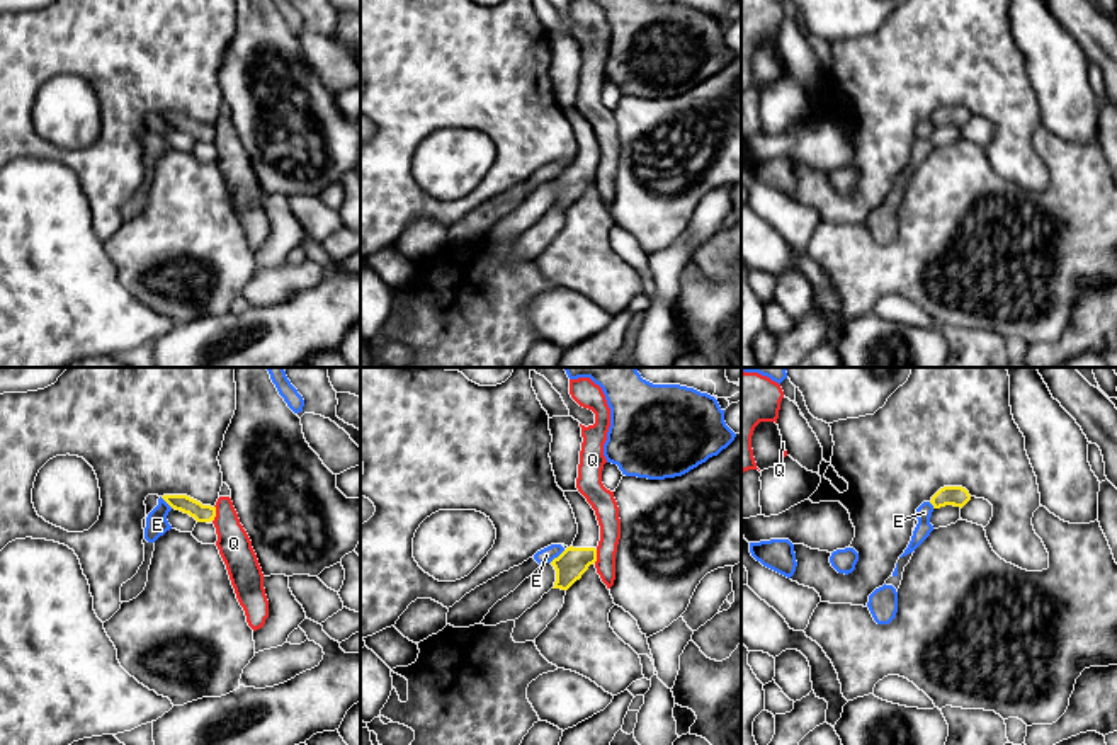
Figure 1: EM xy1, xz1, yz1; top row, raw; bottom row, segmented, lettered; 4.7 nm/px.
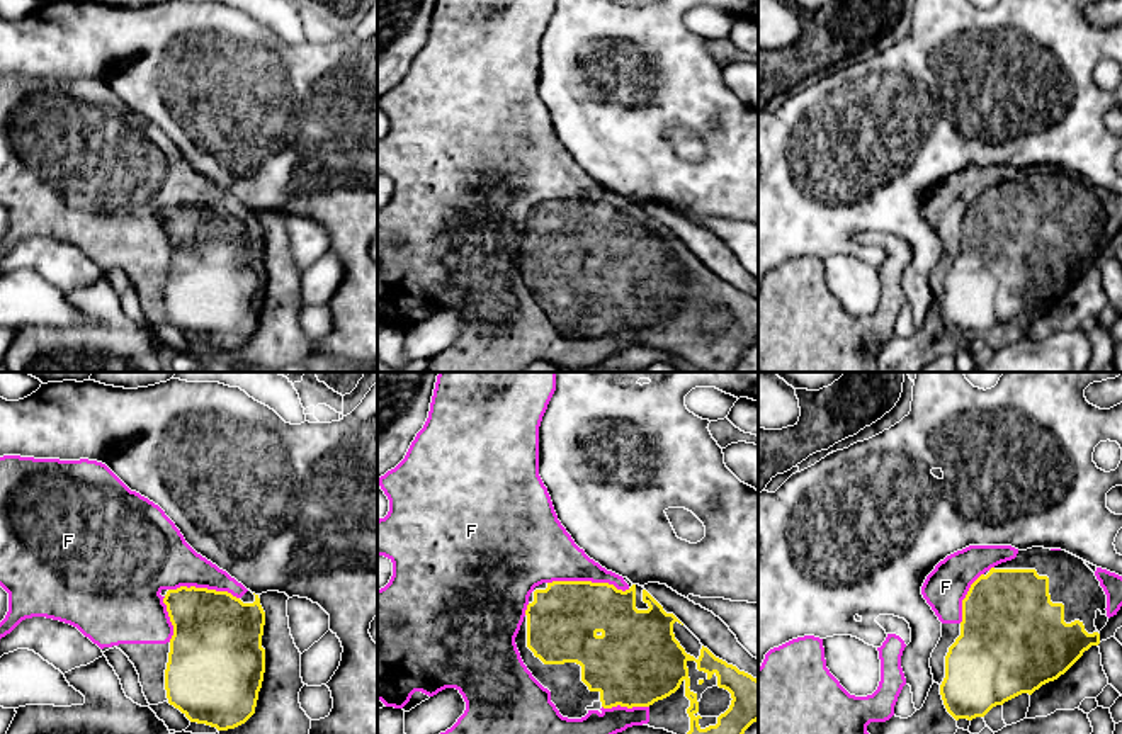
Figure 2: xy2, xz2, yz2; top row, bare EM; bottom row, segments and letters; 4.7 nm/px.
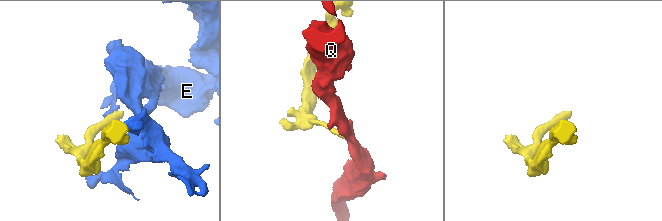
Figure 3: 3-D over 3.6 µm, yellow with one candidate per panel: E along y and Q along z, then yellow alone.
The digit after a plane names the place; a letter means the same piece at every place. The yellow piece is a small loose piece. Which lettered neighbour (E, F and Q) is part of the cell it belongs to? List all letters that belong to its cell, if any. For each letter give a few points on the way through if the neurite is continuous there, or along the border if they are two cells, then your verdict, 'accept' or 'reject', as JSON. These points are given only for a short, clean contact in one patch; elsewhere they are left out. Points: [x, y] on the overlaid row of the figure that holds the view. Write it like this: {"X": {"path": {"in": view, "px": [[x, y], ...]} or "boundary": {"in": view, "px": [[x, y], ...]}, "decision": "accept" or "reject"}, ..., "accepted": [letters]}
{"E": {"boundary": {"in": "xz1", "px": [[565, 550], [549, 562]]}, "decision": "reject"}, "F": {"decision": "accept"}, "Q": {"boundary": {"in": "xy1", "px": [[215, 506], [213, 521]]}, "decision": "reject"}, "accepted": ["F"]}

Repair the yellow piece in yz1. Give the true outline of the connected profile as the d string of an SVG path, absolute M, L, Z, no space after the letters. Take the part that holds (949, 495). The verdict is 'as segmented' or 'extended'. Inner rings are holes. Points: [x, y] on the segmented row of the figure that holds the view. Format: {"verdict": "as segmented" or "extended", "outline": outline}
{"verdict": "as segmented", "outline": "M944 486L940 488L930 500L933 509L940 509L945 505L954 505L954 507L964 507L971 500L971 495L966 488L962 486Z"}

